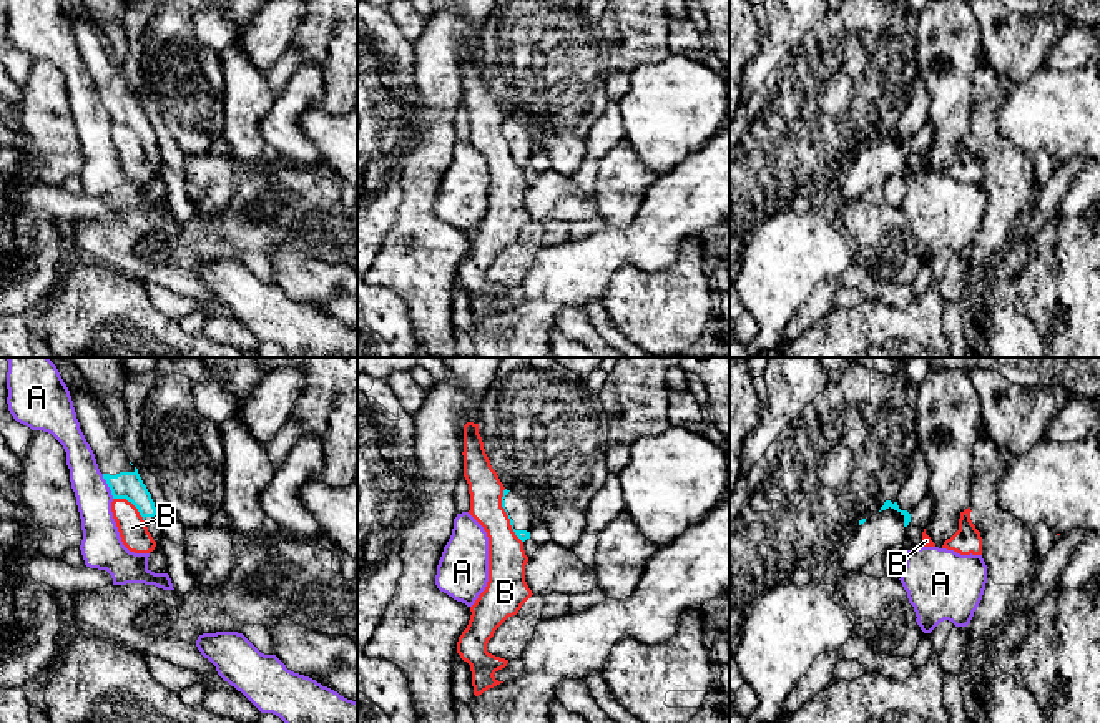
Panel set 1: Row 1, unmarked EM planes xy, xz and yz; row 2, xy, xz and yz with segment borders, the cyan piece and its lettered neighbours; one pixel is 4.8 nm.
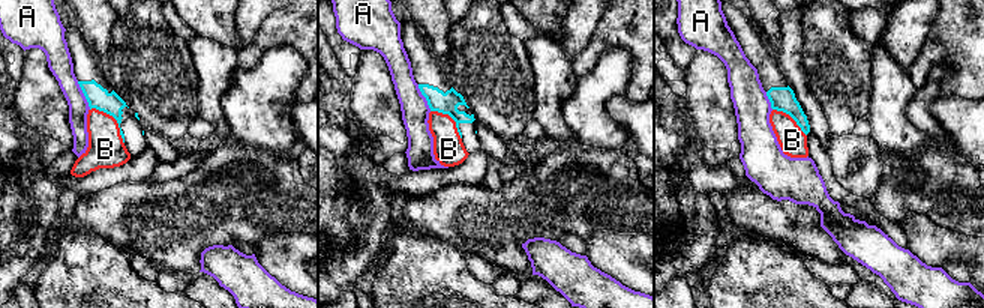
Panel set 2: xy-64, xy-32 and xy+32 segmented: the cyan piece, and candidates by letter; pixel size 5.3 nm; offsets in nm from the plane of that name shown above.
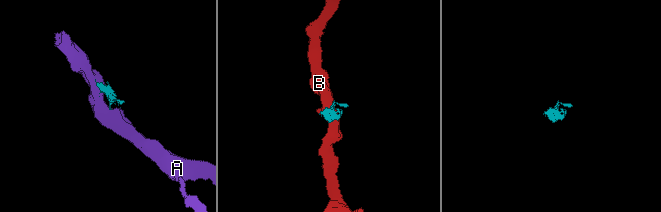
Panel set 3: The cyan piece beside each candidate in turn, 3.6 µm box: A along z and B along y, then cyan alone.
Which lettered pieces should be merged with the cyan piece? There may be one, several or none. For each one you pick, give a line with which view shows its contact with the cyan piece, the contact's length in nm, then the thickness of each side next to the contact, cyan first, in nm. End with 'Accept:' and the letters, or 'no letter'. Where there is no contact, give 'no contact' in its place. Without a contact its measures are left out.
Accept: no letter

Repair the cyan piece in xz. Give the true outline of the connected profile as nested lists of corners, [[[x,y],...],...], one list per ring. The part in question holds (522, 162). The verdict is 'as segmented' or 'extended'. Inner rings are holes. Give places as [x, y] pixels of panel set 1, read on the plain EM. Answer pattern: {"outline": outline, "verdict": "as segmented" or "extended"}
{"outline": [[[503,118],[502,125],[502,135],[505,136],[510,153],[515,160],[515,163],[525,170],[530,166],[530,155],[535,148],[533,145],[533,135],[528,126],[522,125],[517,120]]], "verdict": "extended"}

